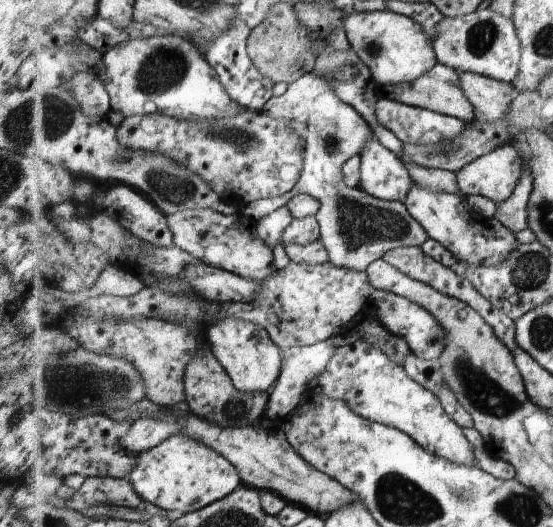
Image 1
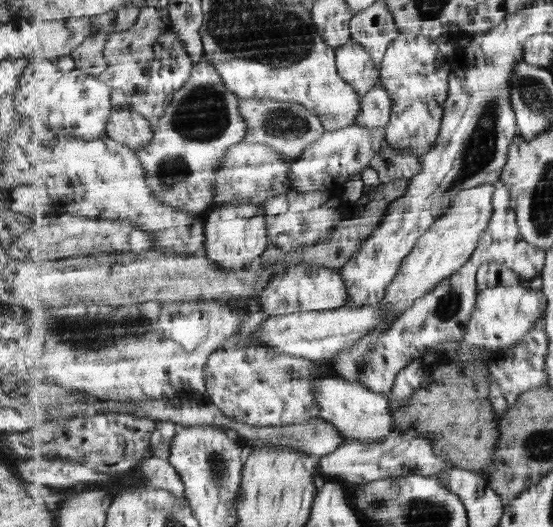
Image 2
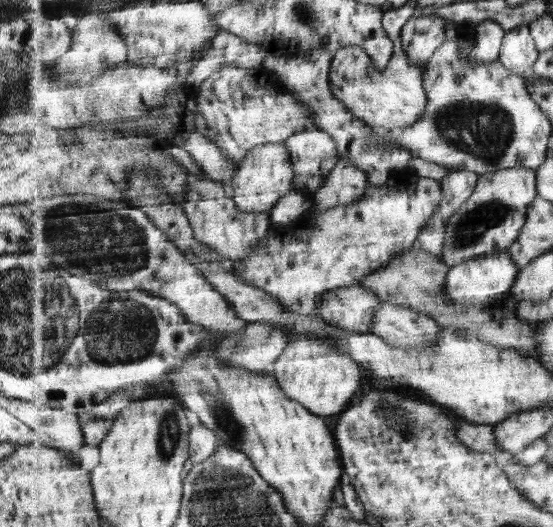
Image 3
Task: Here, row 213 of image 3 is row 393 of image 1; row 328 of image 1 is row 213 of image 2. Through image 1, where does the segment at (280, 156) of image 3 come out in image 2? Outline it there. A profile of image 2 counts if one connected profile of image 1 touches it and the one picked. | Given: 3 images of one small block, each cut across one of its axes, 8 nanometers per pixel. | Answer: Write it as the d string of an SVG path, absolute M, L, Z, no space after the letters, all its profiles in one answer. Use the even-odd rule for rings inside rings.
M225 204L217 206L206 215L206 255L227 270L239 270L261 258L268 250L268 222L261 214L261 205Z

